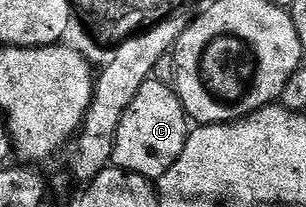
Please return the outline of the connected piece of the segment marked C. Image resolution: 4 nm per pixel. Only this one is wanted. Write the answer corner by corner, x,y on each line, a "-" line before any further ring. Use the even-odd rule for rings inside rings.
149,79
136,90
136,98
132,98
132,106
124,110
124,118
120,118
120,126
116,130
114,143
113,167
128,170
132,174
140,174
144,179
157,182
184,154
186,137
192,131
191,121
186,115
177,91
171,85
156,79

